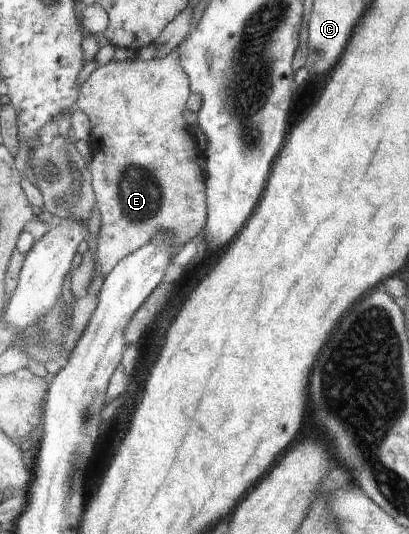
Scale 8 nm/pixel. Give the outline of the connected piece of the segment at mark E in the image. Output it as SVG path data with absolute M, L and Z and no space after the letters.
M187 34L182 42L170 54L165 57L154 57L149 61L138 61L128 59L125 61L110 61L104 66L99 66L94 70L89 78L83 83L82 92L78 96L78 104L80 110L85 112L91 122L91 137L89 138L89 150L91 152L91 162L88 163L87 168L91 174L91 185L95 192L97 200L97 209L101 214L100 233L97 235L98 245L95 253L95 272L98 272L102 278L115 270L115 266L132 252L138 251L146 243L156 239L160 232L167 232L169 243L171 244L172 252L179 252L182 250L186 242L190 242L202 228L204 228L204 218L206 218L206 194L204 194L204 178L202 178L202 168L200 162L204 160L204 154L200 152L194 134L188 132L186 122L182 120L182 110L184 104L190 96L190 89L188 88L188 77L186 76L186 69L182 65L181 56L178 50L180 46L186 42Z

